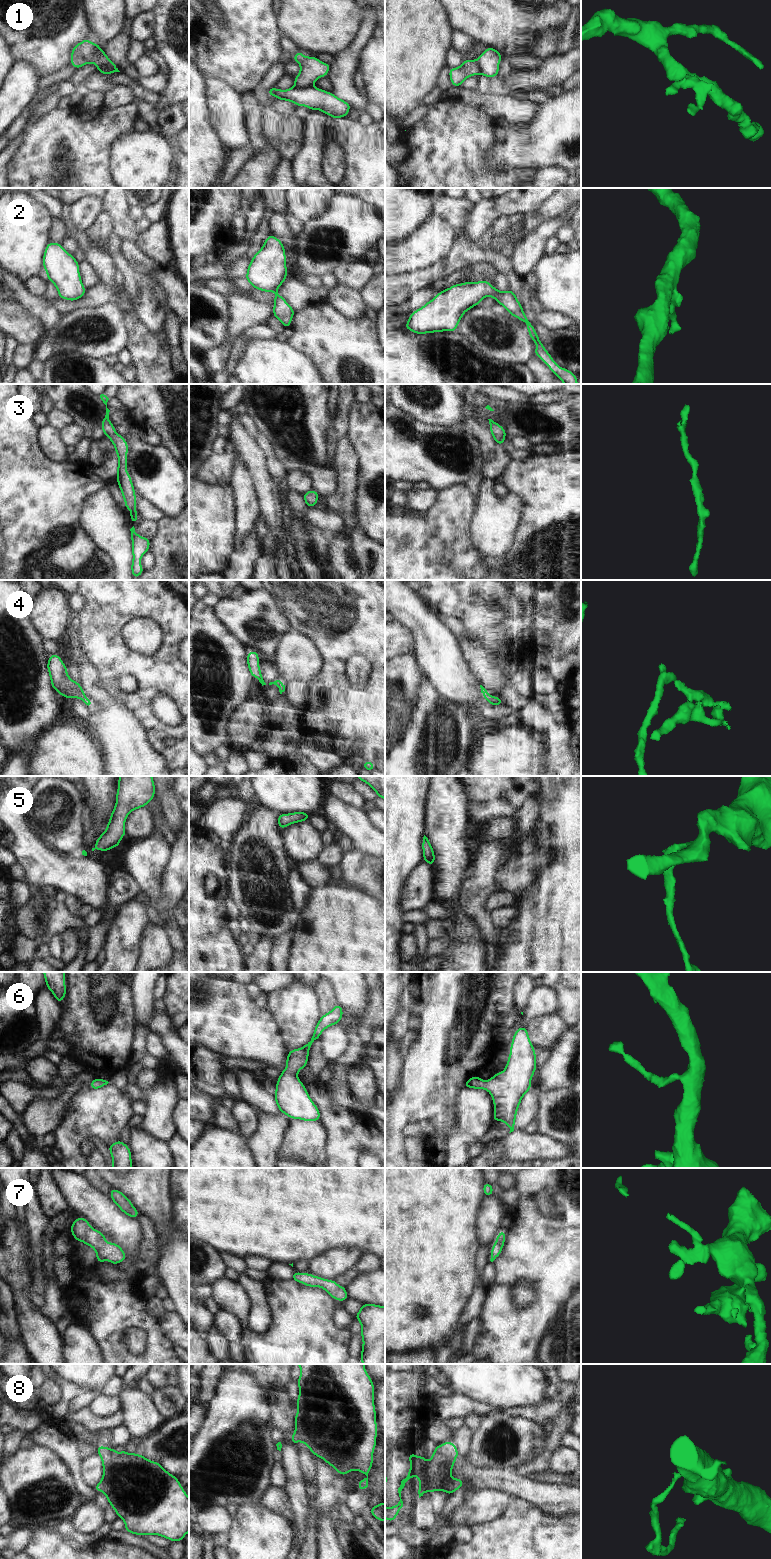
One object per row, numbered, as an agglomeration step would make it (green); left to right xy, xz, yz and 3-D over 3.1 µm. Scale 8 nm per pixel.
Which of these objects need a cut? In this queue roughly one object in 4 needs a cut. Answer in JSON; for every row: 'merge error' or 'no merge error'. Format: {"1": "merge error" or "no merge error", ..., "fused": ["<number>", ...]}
{"1": "merge error", "2": "no merge error", "3": "no merge error", "4": "no merge error", "5": "no merge error", "6": "no merge error", "7": "no merge error", "8": "no merge error", "fused": ["1"]}

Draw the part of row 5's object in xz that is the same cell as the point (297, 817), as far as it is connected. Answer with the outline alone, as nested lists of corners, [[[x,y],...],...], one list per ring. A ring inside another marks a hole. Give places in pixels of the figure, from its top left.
[[[293,812],[288,814],[278,814],[278,827],[282,830],[288,825],[304,822],[308,820],[310,814],[306,812]]]

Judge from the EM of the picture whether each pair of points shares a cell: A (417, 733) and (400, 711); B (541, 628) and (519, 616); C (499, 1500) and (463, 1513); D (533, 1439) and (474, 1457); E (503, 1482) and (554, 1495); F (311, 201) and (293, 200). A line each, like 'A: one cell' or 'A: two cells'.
A: two cells
B: one cell
C: one cell
D: one cell
E: one cell
F: one cell

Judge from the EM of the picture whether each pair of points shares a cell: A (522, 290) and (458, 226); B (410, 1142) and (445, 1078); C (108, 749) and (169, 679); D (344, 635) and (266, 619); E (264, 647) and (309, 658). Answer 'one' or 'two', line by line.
A: two
B: two
C: two
D: two
E: two

